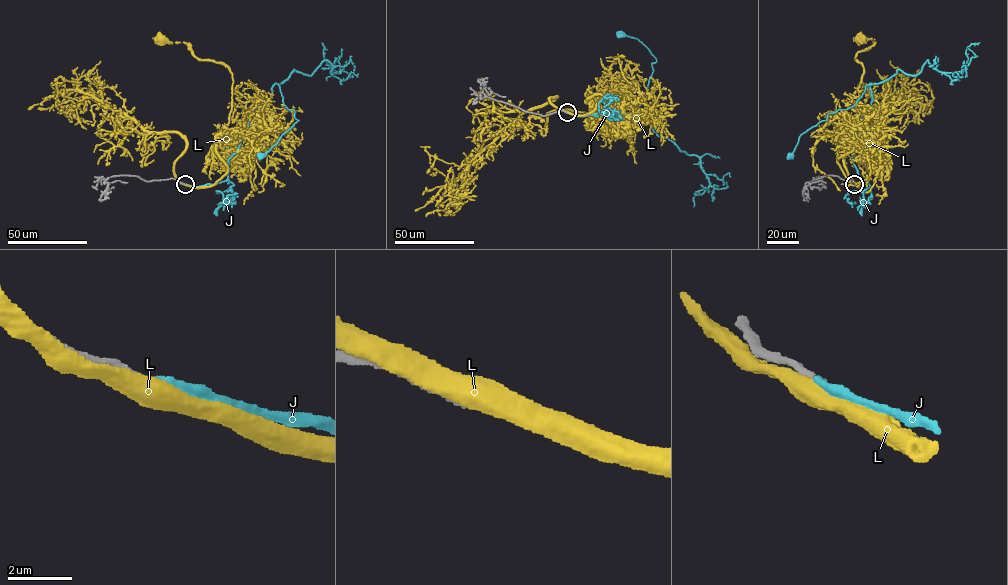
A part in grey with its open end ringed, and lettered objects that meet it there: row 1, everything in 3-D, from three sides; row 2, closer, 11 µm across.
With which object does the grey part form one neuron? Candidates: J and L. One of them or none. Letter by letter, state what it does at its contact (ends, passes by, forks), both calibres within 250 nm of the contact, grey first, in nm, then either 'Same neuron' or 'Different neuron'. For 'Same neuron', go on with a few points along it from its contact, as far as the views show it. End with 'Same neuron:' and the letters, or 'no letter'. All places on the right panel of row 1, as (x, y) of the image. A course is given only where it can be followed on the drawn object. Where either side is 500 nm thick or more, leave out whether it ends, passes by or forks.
J: It ends there. Thickness 240 nm (grey) against 260 nm. Different neuron
L: Thickness 240 nm (grey) against 550 nm. Different neuron
Same neuron: no letter

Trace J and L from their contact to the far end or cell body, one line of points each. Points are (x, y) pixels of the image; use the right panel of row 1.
J: (854, 184), (862, 184), (854, 137), (875, 83), (800, 135), (791, 156)
L: (853, 183), (860, 187), (844, 164), (850, 132), (844, 114), (863, 72), (854, 59), (875, 43), (862, 40)

